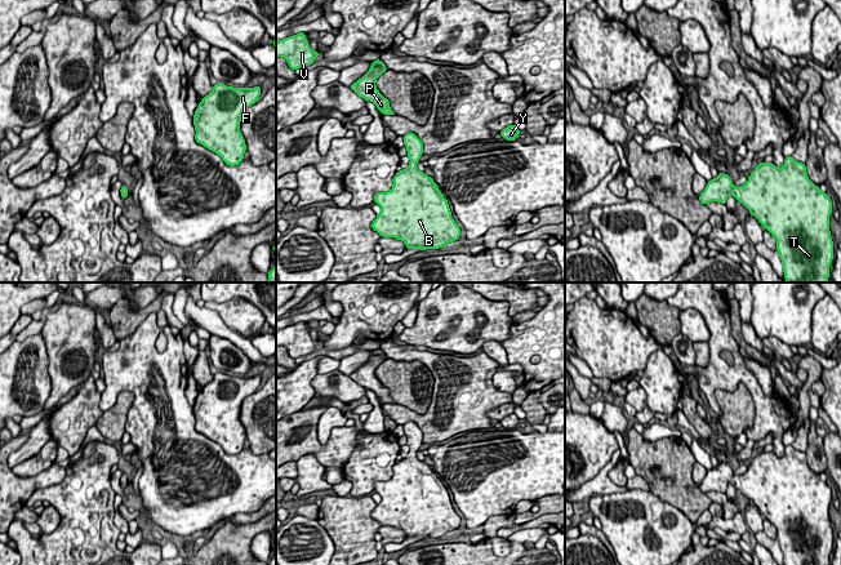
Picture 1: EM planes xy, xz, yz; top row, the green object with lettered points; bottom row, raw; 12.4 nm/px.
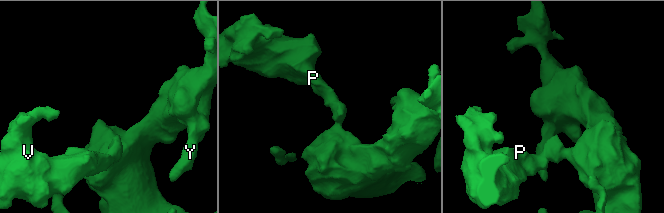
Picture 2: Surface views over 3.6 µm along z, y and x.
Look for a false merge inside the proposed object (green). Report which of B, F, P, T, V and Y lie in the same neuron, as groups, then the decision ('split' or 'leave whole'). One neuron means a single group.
groups B F P T V Y; leave whole

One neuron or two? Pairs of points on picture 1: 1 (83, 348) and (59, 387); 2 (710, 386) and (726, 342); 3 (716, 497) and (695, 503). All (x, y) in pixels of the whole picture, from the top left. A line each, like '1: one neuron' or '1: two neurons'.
1: one neuron
2: one neuron
3: two neurons

